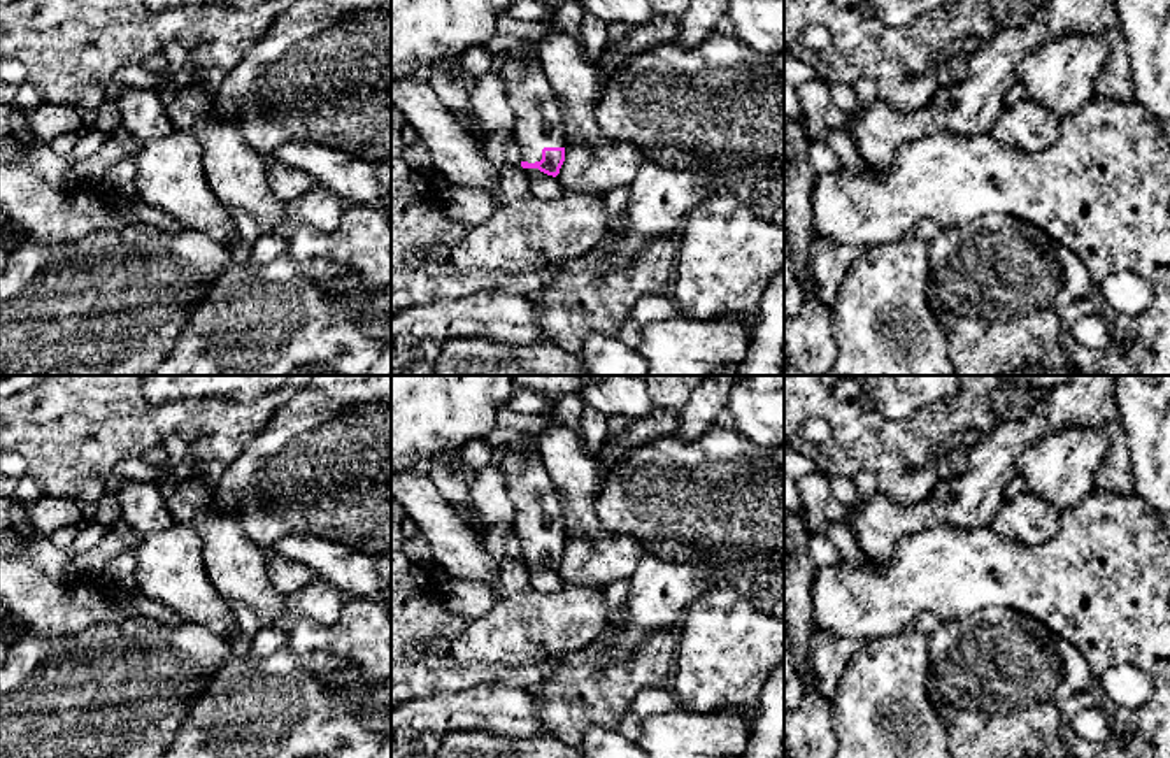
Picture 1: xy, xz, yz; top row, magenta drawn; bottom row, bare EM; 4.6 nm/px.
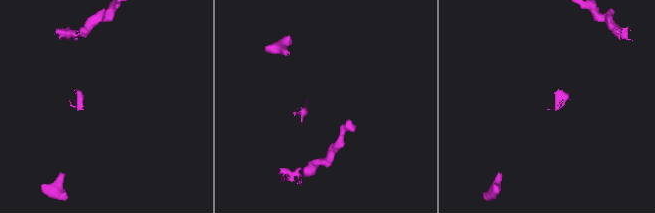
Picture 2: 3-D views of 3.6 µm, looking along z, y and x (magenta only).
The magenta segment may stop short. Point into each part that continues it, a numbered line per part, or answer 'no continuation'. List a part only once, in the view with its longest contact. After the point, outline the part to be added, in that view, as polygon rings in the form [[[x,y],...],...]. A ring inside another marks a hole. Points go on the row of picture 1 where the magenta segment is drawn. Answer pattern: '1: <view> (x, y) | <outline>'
1: xz (539, 121) | [[[537,42],[507,51],[496,65],[516,116],[521,161],[540,161],[544,147],[565,147],[563,112],[542,70]]]

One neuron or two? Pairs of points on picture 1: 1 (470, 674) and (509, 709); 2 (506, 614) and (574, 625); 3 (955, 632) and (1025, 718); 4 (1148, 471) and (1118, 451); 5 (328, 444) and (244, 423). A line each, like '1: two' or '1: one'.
1: two
2: one
3: one
4: two
5: two

